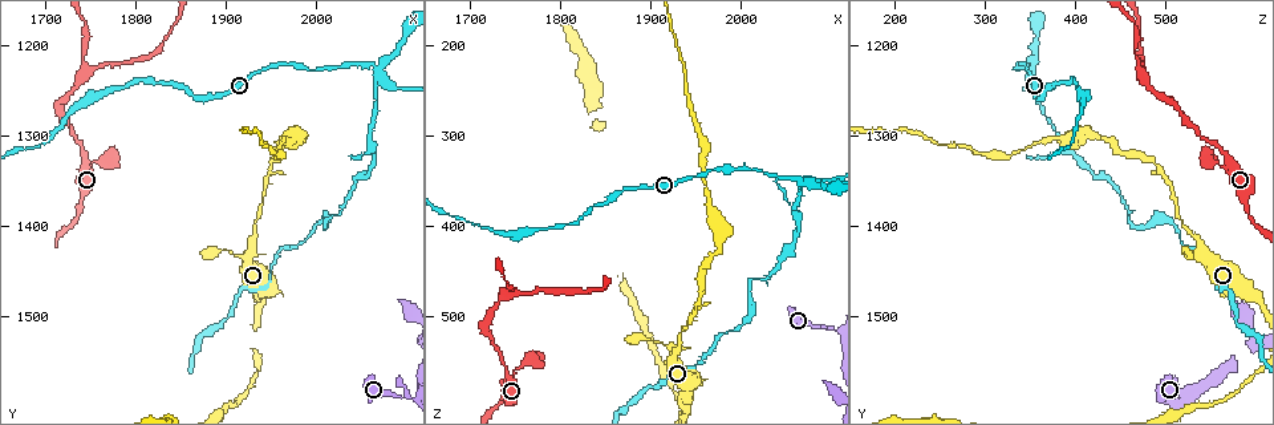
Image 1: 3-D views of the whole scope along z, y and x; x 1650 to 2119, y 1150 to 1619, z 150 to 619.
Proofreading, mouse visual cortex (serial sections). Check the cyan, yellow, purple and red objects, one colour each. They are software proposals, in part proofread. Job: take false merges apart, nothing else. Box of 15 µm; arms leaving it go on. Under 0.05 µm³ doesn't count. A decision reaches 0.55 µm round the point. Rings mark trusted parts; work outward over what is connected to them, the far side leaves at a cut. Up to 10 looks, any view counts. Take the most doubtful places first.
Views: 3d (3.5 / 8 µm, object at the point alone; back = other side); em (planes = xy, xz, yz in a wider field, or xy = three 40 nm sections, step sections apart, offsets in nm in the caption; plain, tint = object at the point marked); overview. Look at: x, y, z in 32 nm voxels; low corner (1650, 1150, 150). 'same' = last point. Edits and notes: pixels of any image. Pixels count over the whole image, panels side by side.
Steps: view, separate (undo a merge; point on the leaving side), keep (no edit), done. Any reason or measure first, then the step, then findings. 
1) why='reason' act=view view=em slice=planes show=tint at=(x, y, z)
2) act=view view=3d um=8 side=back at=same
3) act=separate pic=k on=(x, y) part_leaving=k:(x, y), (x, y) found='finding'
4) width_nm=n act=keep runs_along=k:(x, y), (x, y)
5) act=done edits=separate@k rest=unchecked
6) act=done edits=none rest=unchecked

why='four-way junction' act=view view=3d um=8 at=(2065, 1230, 350)

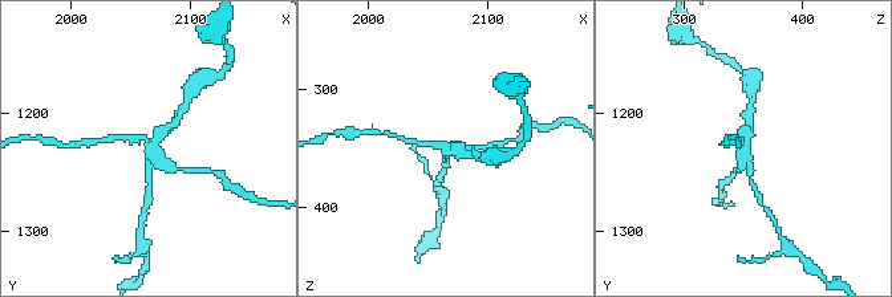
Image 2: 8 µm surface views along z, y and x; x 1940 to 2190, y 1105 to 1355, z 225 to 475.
act=view view=3d um=3.5 at=(2068, 1228, 350)

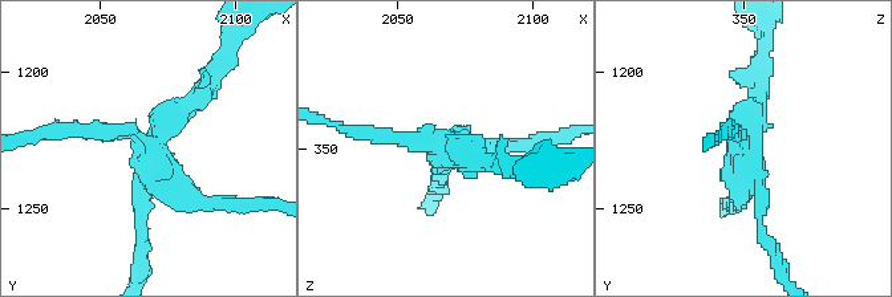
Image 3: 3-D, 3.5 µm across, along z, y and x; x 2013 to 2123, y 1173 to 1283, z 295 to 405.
act=separate pic=3 on=(761, 230) part_leaving=3:(751, 166), (758, 223), (782, 276) found='two cells meet here'

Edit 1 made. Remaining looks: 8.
why='thin neck' act=view view=3d um=3.5 at=(2095, 1590, 510)

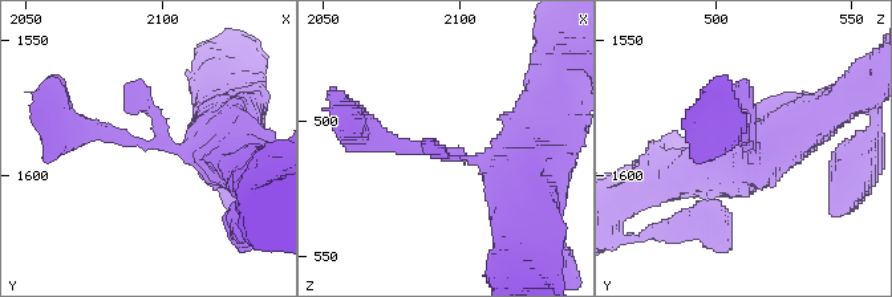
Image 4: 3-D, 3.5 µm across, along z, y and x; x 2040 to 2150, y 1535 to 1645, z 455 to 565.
why='need the tissue' act=view view=em slice=xy step=5 show=tint at=(2096, 1590, 511)

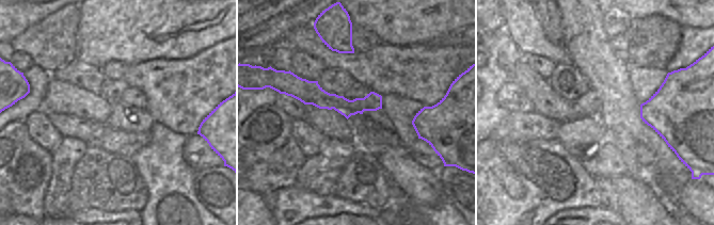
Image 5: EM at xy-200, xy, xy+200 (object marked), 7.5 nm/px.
act=keep runs_along=4:(368, 133), (478, 159), (506, 200) found='one cell here'

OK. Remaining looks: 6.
why='three arms meet' act=view view=3d um=3.5 at=(1750, 1330, 560)

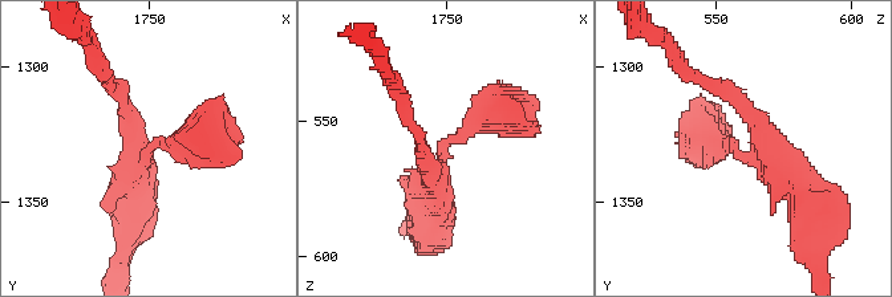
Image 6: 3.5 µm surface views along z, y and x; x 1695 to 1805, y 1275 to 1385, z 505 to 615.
arms=3 arm_widths_nm=200,350,400 act=view view=em slice=xy step=5 show=tint at=(1752, 1329, 556)

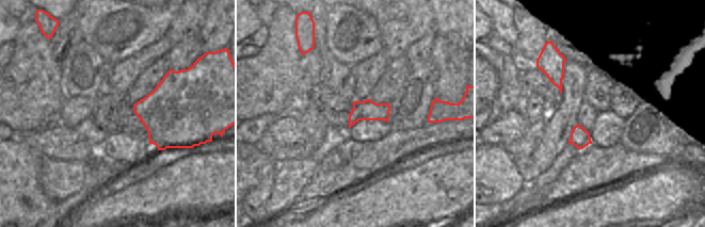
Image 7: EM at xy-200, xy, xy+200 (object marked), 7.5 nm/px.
act=view view=em slice=planes show=tint at=same

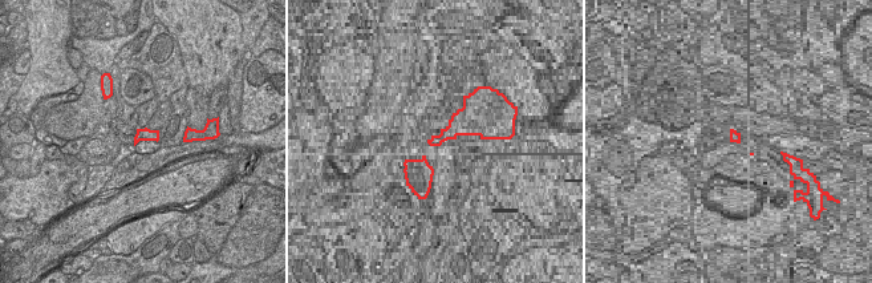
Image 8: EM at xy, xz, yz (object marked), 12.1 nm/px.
act=keep found='continuous, no second cell'

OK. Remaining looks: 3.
why='arms part here' act=view view=3d um=3.5 at=(1745, 1235, 475)

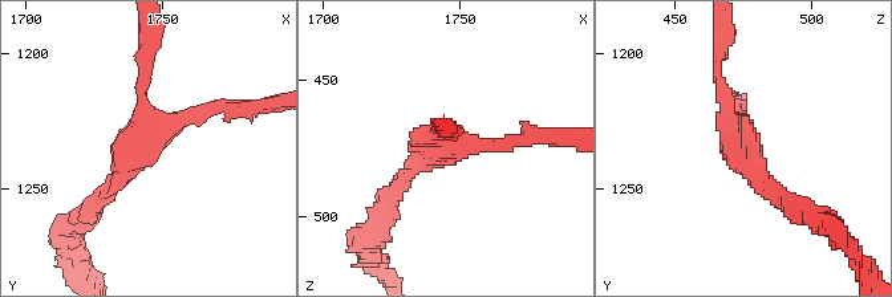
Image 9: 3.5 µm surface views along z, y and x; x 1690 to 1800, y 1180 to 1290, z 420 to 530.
arms=3 arm_widths_nm=150,150,200 act=view view=em slice=xy step=2 show=tint at=(1744, 1234, 475)

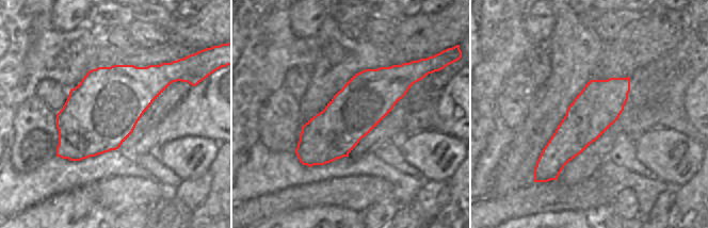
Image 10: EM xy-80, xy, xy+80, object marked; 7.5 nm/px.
act=keep runs_along=10:(412, 81), (374, 92), (302, 159) found='all the same cell'

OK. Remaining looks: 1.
act=done edits=separate@3 rest=unchecked

